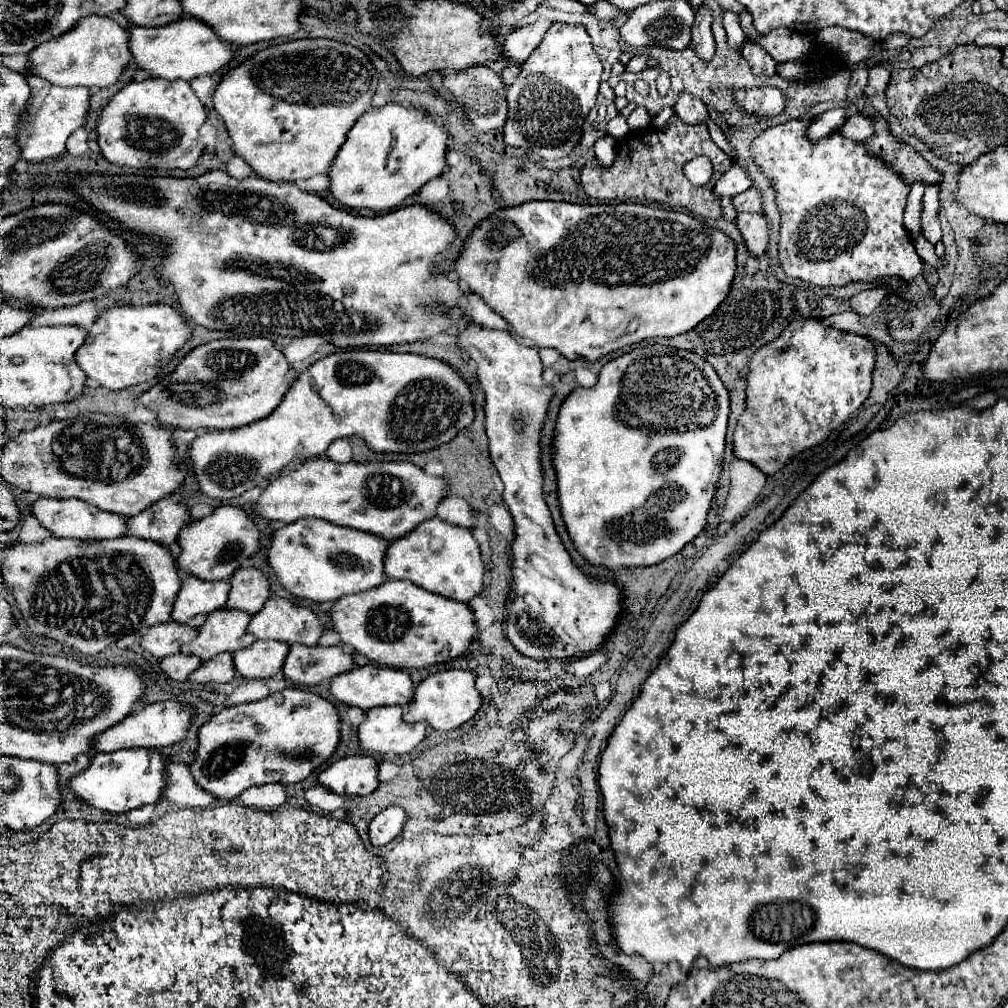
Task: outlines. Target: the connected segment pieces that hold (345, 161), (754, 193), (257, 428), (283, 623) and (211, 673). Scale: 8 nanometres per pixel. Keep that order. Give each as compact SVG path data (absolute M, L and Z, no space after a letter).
M399 103L369 109L349 131L345 145L335 157L329 173L331 193L355 213L387 213L415 195L429 179L447 171L447 139L449 131L423 109L403 107Z
M751 187L749 191L733 197L733 205L735 209L741 211L749 211L749 213L761 213L763 211L763 197L761 191L757 187Z
M339 351L319 359L315 365L303 371L289 387L283 403L269 417L239 429L207 431L193 441L189 455L193 459L195 477L201 491L213 499L233 499L257 487L271 475L277 475L293 461L321 457L335 439L359 435L373 451L417 453L449 443L461 429L469 427L473 419L475 407L471 387L449 363L415 353Z
M271 597L263 609L253 615L249 633L257 639L275 639L289 645L317 645L323 635L323 625L309 607L295 605L283 597Z
M219 653L217 657L203 661L199 669L195 669L189 675L191 683L229 683L237 677L235 665L233 665L233 653Z

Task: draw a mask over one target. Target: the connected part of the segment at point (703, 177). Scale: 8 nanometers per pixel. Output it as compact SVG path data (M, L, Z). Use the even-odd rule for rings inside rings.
M699 157L699 161L693 159L686 163L683 172L693 185L703 186L710 180L713 168L708 158Z

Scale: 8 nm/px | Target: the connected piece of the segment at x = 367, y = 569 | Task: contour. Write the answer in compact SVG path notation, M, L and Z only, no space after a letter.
M299 519L275 531L267 549L267 557L279 583L289 593L309 601L325 603L337 601L343 595L379 587L387 579L383 571L387 547L389 541L375 537L373 533L339 527L323 519Z

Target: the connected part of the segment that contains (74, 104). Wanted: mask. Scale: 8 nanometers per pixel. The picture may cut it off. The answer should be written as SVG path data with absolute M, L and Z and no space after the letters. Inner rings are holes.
M27 77L31 85L31 101L27 113L19 125L19 145L21 145L21 159L29 163L39 163L45 159L53 159L63 155L65 143L69 135L83 127L85 115L89 109L89 89L85 87L57 87L41 77Z

